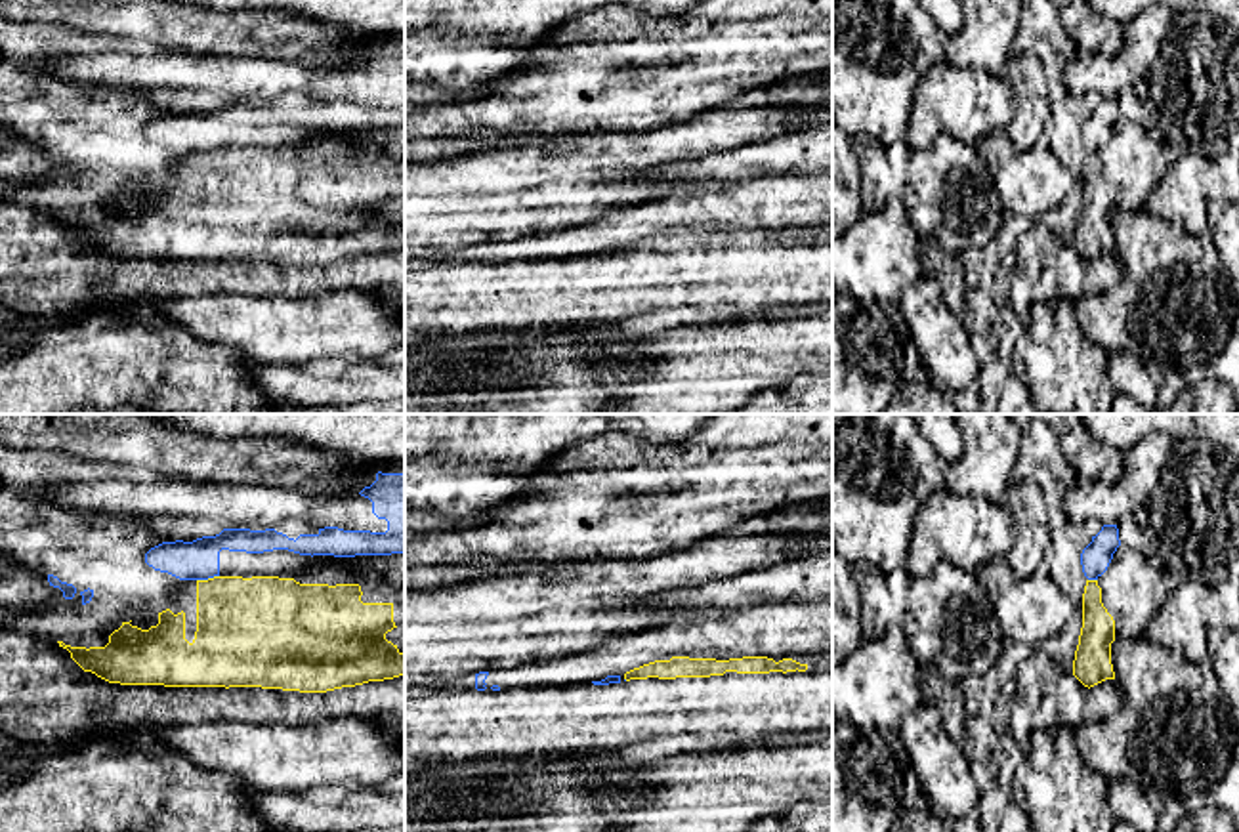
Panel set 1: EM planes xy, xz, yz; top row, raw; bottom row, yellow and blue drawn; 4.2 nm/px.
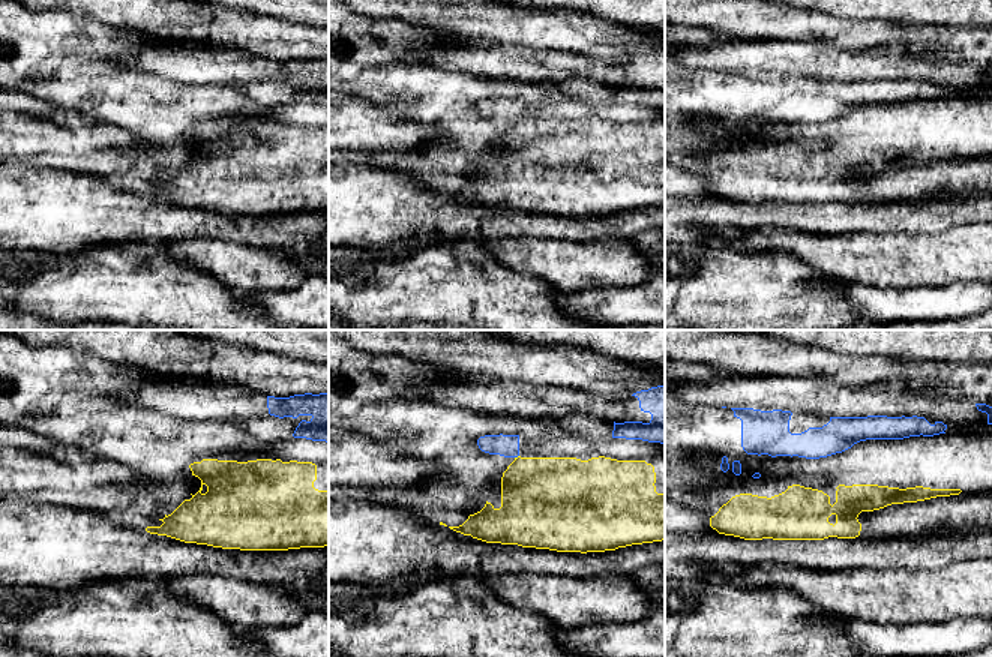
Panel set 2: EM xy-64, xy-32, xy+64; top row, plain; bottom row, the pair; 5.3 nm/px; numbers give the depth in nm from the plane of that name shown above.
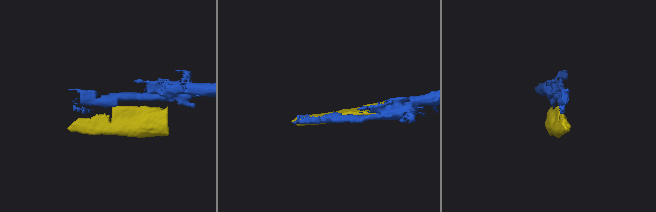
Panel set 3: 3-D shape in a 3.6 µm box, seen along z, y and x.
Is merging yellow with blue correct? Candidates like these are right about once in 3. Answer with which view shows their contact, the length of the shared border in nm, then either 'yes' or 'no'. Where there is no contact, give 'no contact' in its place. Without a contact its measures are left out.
contact in xy; length 100 nm; no

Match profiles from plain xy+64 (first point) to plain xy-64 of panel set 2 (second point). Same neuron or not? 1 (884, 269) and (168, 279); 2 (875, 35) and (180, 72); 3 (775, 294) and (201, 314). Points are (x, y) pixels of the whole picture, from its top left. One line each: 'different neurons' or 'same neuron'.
1: different neurons
2: different neurons
3: same neuron

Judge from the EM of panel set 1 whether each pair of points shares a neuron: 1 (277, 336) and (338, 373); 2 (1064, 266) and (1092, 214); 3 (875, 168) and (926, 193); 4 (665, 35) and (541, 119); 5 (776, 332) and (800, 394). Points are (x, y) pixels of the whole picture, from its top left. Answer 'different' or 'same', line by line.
1: different
2: different
3: same
4: same
5: different

